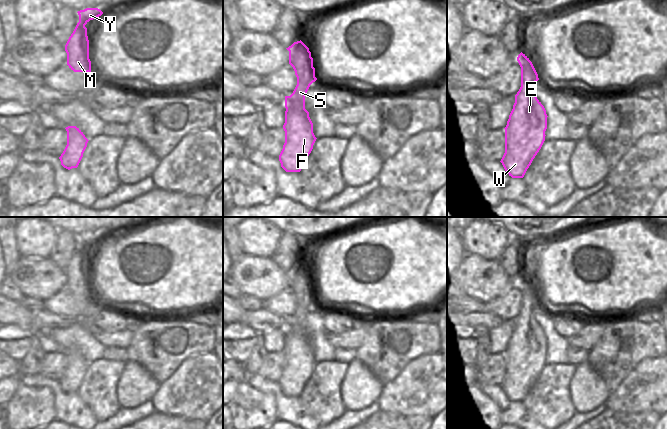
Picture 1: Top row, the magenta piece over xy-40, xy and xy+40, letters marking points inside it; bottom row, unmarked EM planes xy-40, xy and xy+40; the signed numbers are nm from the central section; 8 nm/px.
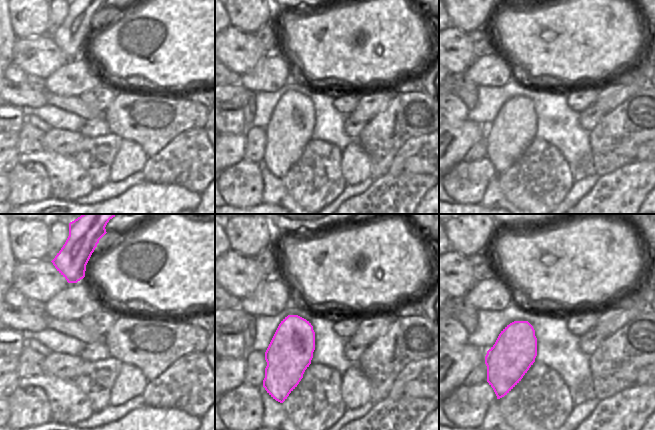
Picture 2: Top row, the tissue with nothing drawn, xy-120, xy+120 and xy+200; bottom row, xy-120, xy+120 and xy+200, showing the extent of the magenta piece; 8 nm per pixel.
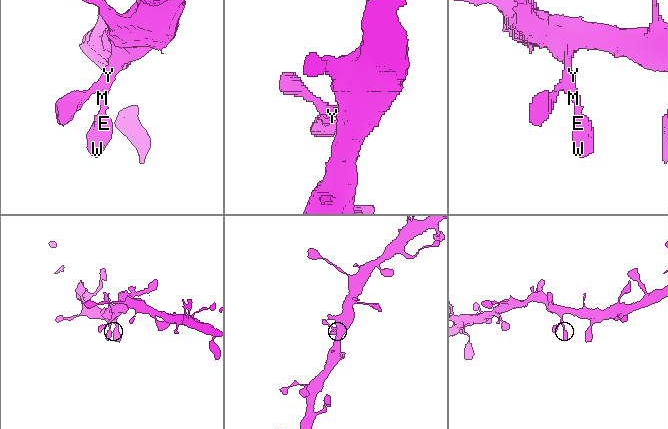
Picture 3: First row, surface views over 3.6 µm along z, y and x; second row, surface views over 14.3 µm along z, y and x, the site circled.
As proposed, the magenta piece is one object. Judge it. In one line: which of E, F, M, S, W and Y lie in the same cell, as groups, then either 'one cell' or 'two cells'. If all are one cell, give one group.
E F M S W Y; one cell

